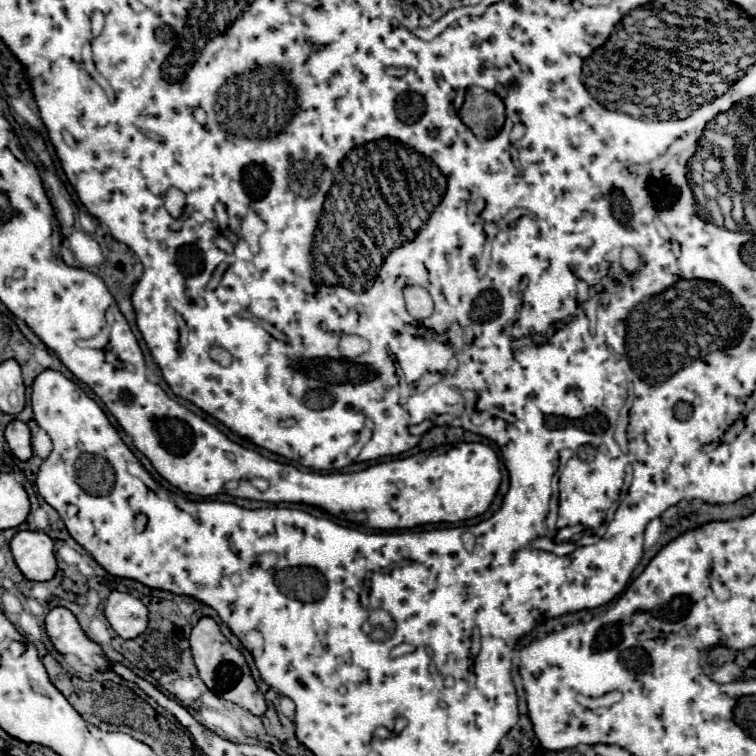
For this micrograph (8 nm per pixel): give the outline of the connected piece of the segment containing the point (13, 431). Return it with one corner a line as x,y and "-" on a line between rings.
12,420
6,430
4,430
4,438
6,444
10,446
12,454
20,460
28,460
32,456
32,448
30,448
30,430
24,422
20,420

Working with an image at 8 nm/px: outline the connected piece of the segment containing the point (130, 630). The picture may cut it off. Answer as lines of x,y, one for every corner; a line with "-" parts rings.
112,592
108,596
104,616
114,632
124,640
140,636
148,626
148,608
138,598
122,592

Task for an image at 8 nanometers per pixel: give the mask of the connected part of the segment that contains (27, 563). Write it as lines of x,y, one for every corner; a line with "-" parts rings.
22,530
12,538
10,550
16,566
28,580
44,582
56,574
54,542
46,534

